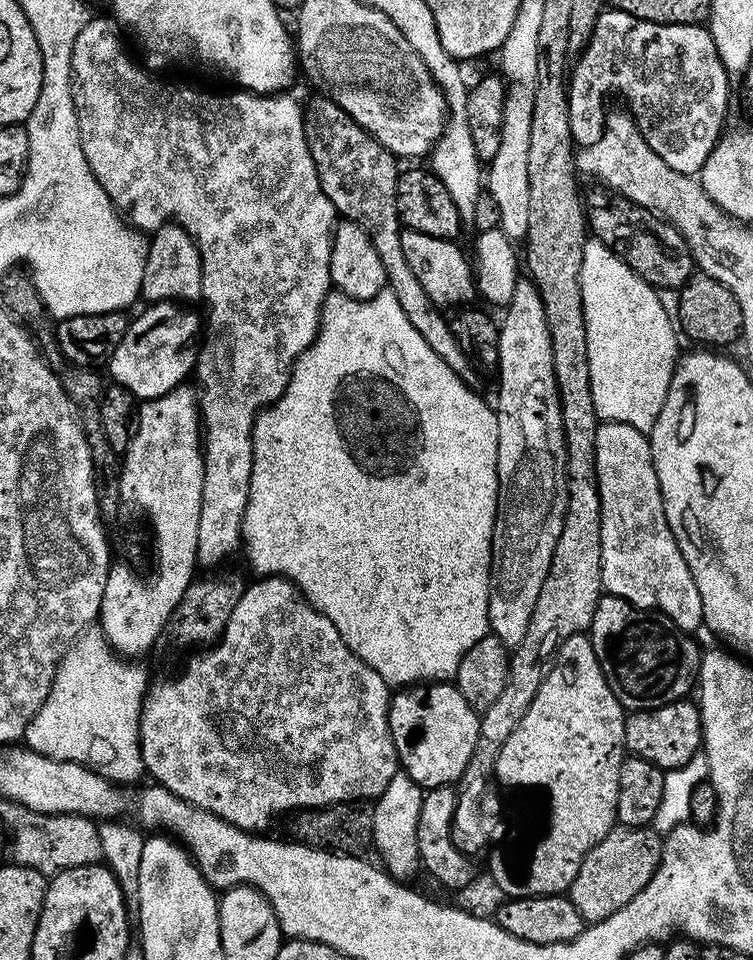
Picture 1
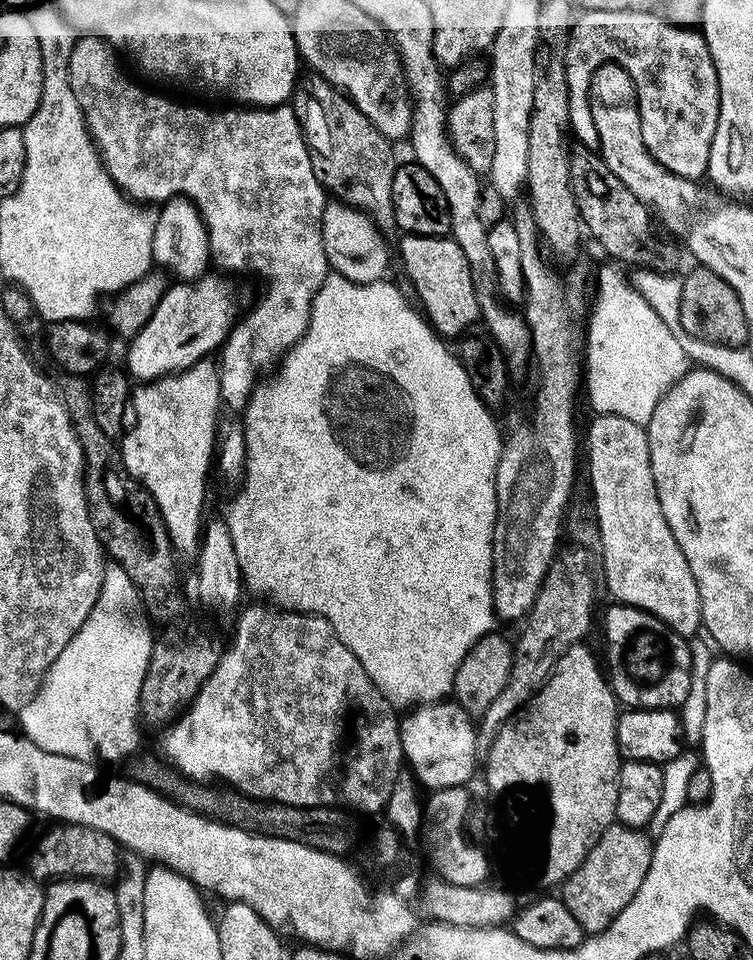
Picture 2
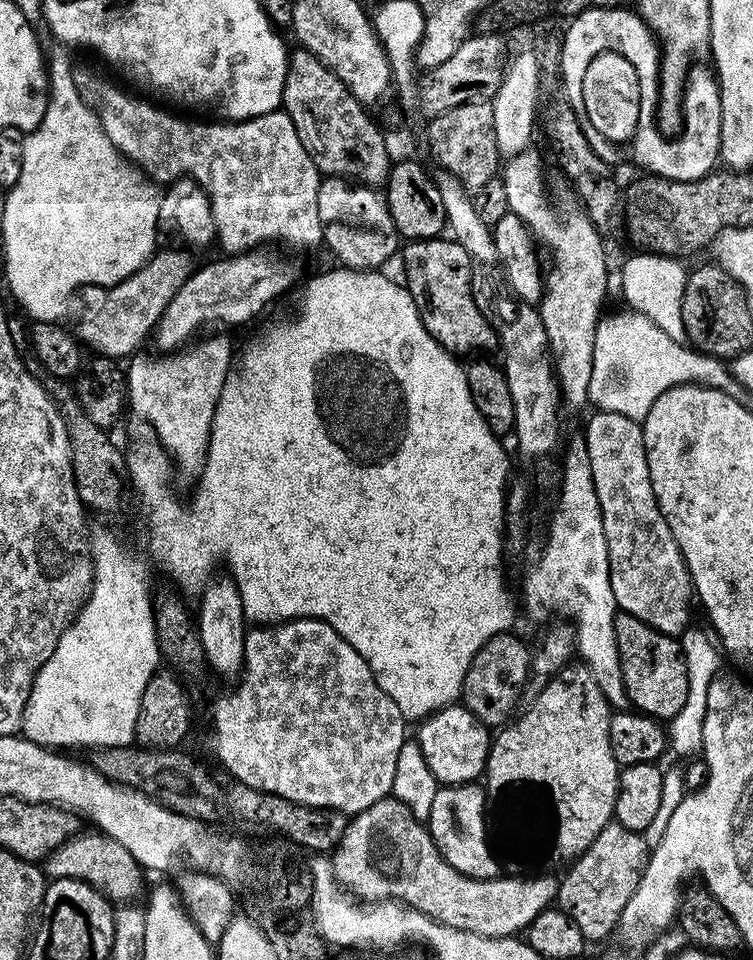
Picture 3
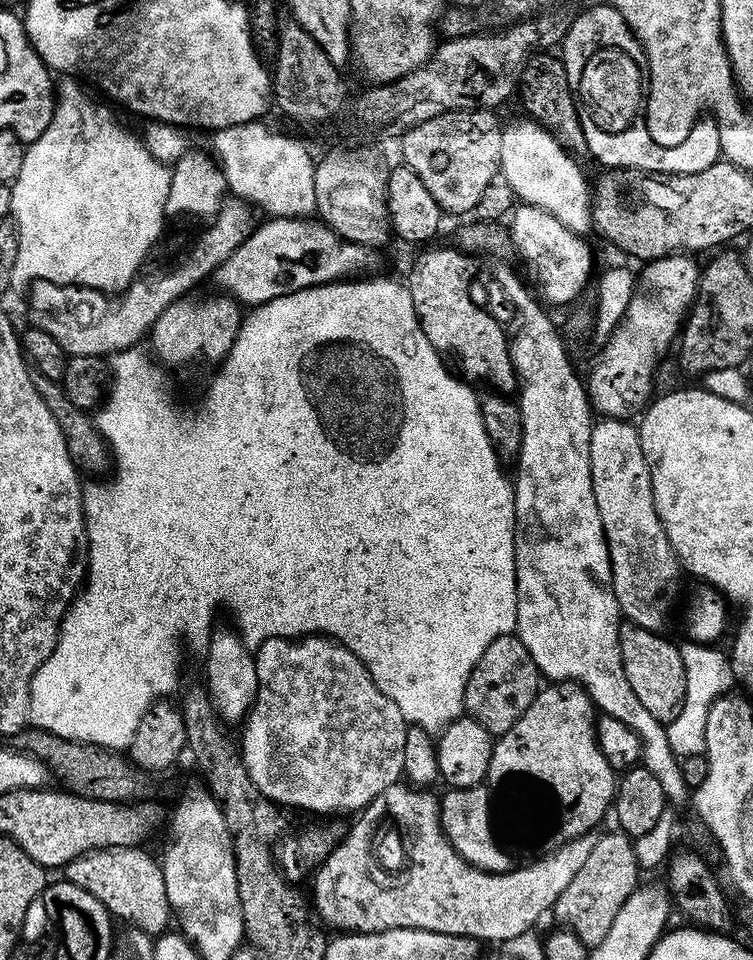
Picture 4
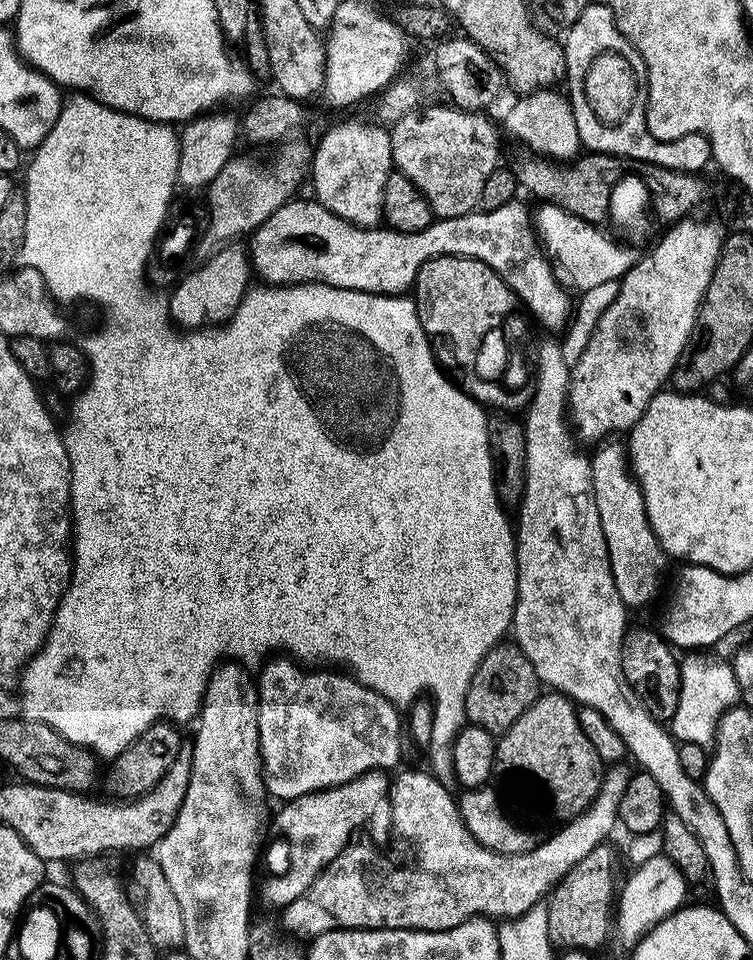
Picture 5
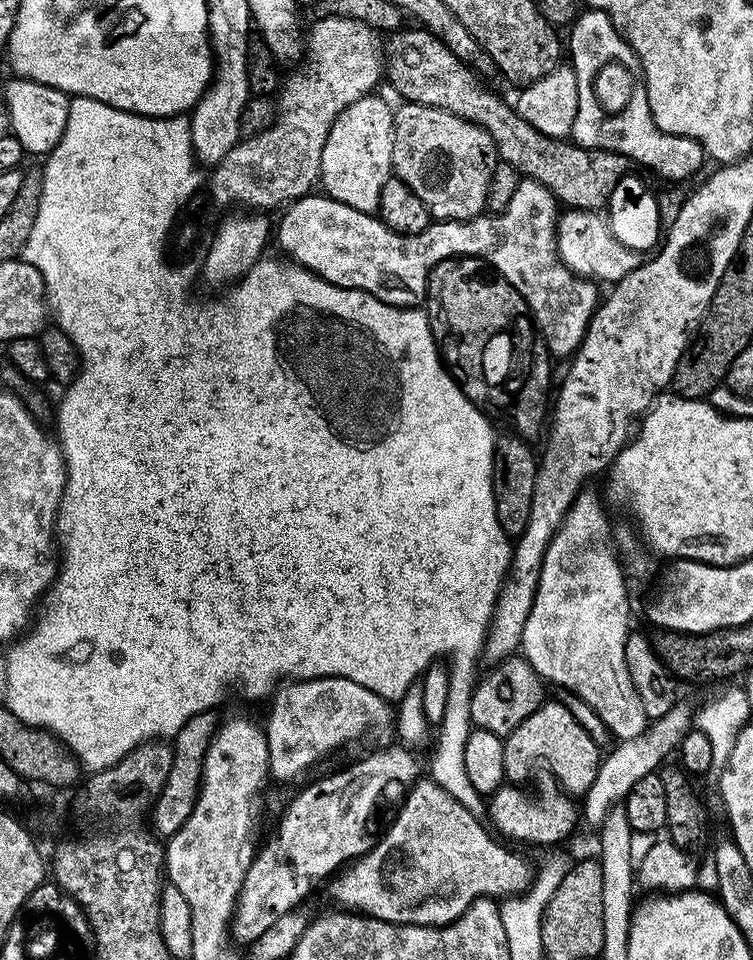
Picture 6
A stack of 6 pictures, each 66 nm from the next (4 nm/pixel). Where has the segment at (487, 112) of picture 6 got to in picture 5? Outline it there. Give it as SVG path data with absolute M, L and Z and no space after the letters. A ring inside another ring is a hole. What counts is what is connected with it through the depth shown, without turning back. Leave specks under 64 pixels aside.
M589 151L584 155L571 162L561 163L559 166L544 158L524 160L520 168L515 169L516 179L523 191L525 188L526 191L533 192L537 196L537 201L557 204L558 207L572 212L578 218L600 226L603 225L602 222L605 223L609 219L610 194L615 183L626 172L625 161L606 152Z

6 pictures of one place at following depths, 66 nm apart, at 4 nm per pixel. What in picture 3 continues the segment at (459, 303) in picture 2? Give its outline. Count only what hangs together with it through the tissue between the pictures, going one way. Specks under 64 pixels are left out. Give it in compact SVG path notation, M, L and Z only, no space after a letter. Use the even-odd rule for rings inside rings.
M451 238L413 240L403 245L402 256L403 252L403 279L418 310L422 326L426 326L429 334L445 350L460 358L469 354L488 354L491 348L495 349L498 344L497 329L494 324L492 326L493 321L474 306L474 298L471 297L474 267L472 255L457 240Z

